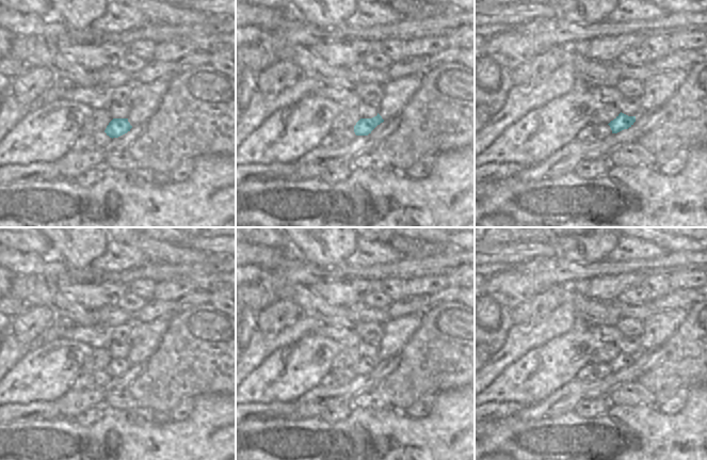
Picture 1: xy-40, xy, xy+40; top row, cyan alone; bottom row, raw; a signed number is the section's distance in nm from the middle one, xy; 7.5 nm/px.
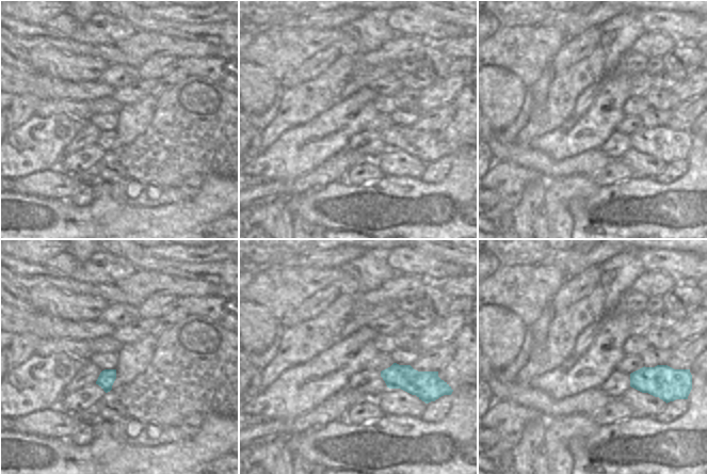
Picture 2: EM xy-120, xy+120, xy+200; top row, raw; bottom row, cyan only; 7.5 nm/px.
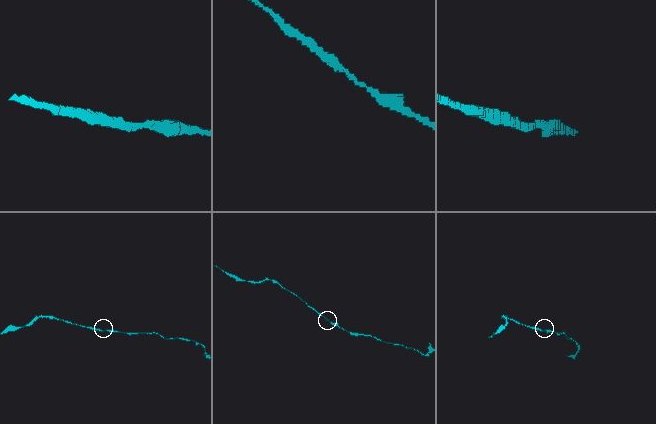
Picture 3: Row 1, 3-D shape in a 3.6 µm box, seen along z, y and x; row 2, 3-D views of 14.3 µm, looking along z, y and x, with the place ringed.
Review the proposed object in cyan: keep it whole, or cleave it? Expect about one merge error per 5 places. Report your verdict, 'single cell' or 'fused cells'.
single cell

